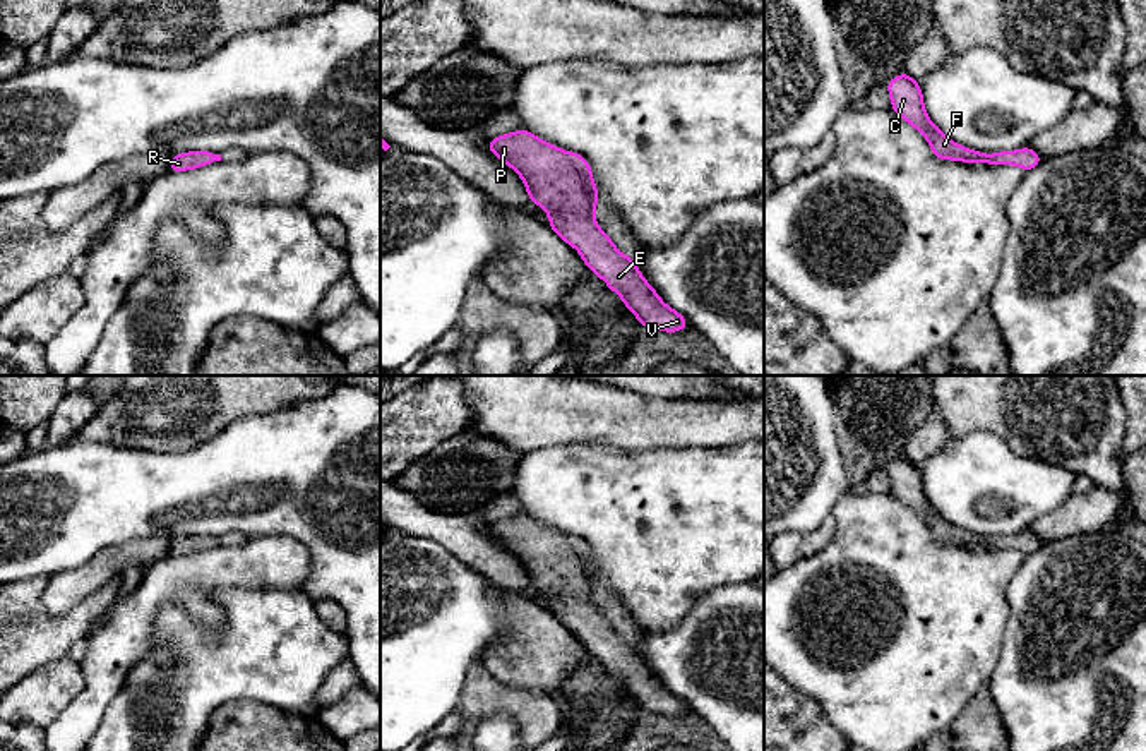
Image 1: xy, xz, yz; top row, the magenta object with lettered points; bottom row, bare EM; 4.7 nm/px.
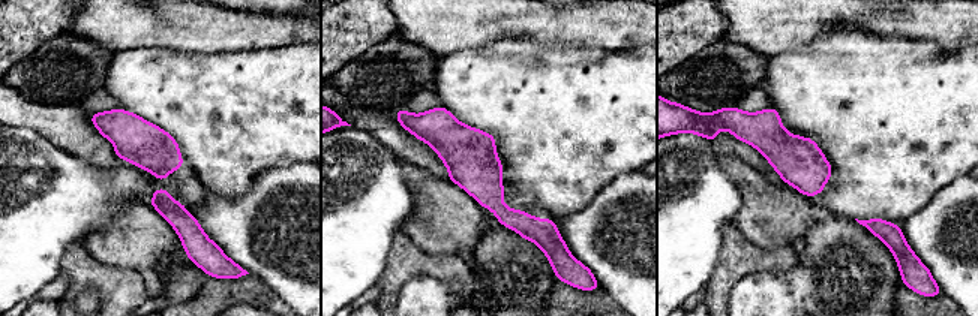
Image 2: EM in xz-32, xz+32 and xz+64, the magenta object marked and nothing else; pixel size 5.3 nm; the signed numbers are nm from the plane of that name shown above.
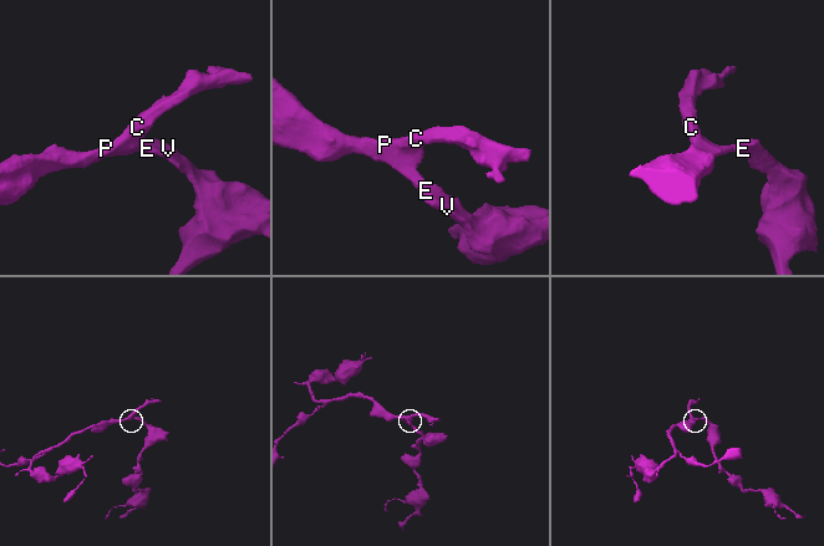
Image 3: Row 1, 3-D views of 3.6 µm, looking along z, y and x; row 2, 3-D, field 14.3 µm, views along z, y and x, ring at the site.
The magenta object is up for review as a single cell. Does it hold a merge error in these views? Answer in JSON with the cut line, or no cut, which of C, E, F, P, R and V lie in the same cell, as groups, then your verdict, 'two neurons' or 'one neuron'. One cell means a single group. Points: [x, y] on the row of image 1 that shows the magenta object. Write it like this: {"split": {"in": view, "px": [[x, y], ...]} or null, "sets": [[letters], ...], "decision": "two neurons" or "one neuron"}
{"split": null, "sets": [["C", "E", "F", "P", "R", "V"]], "decision": "one neuron"}

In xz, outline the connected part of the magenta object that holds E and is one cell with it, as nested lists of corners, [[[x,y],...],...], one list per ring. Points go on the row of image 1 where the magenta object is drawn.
[[[526,129],[490,139],[486,146],[492,154],[519,173],[529,194],[529,201],[546,211],[550,228],[581,254],[582,262],[624,300],[624,305],[634,312],[642,327],[666,333],[689,327],[687,319],[668,307],[644,279],[636,261],[624,255],[606,231],[598,228],[598,221],[593,214],[600,190],[594,187],[593,171],[584,156],[564,151],[533,135]]]

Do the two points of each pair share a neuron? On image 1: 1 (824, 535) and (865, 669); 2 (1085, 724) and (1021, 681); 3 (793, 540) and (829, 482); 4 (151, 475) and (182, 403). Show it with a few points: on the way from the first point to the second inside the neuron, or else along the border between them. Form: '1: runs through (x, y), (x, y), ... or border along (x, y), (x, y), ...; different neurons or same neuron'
1: border along (833, 518), (833, 539), (817, 552), (792, 563); different neurons
2: runs through (1069, 708), (1044, 683), (1037, 683); same neuron
3: border along (831, 516), (814, 530), (781, 534); different neurons
4: border along (201, 443), (179, 451), (122, 448); different neurons

